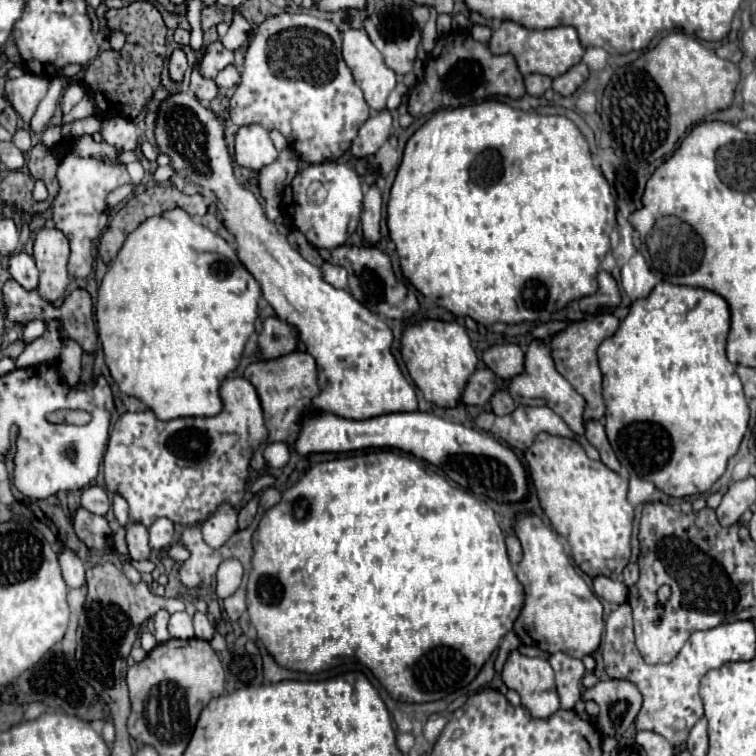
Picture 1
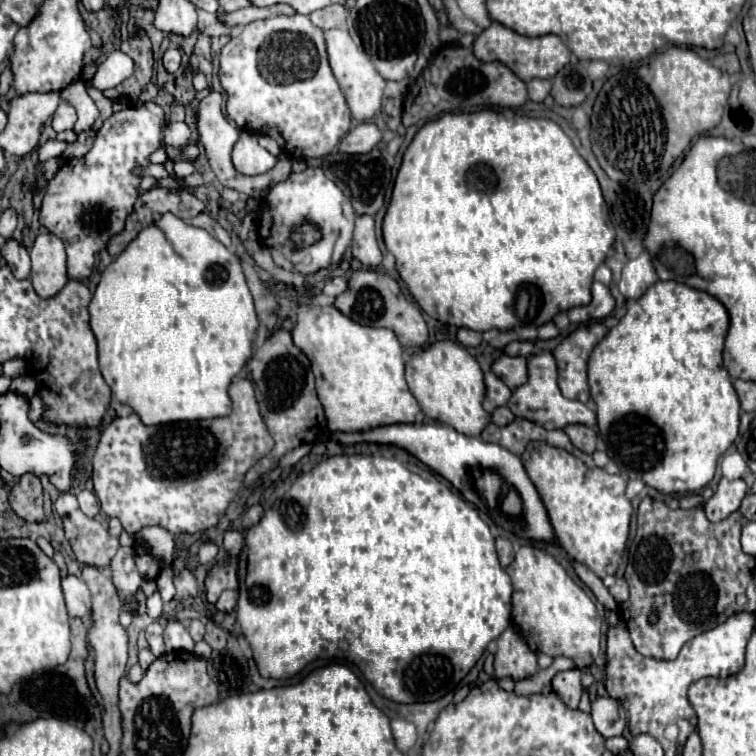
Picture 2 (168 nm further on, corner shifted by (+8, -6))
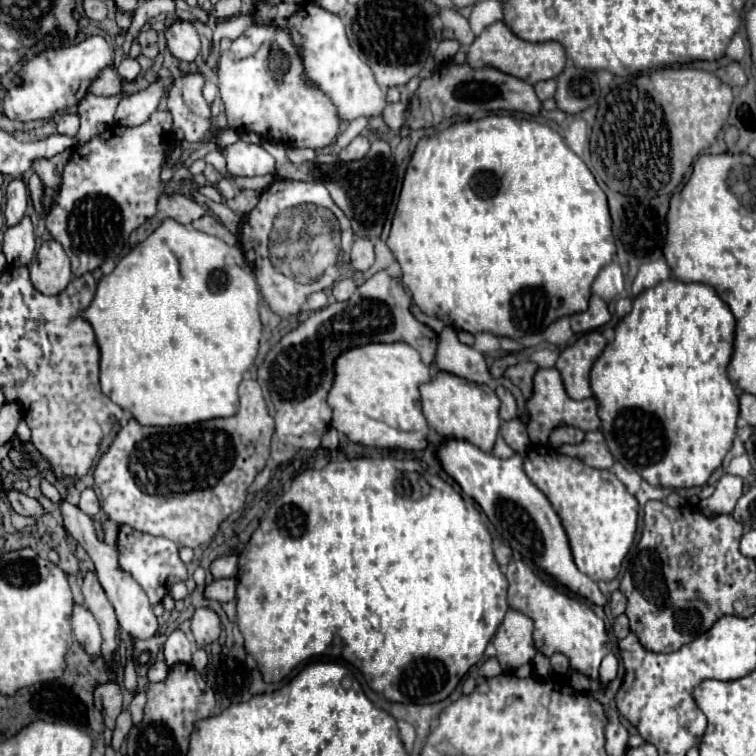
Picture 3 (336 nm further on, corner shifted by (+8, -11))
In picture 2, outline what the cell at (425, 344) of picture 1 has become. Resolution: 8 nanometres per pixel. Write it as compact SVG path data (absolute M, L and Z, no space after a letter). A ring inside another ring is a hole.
M442 340L414 354L406 364L406 382L430 420L448 424L468 436L480 436L484 426L492 422L492 416L482 408L486 394L484 374L468 350L456 342Z

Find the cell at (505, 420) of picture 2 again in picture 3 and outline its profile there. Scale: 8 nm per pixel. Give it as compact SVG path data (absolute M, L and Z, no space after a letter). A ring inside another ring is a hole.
M516 417L510 421L504 421L500 427L500 435L506 439L506 443L516 451L516 453L524 453L530 439L528 439L528 431L526 425Z

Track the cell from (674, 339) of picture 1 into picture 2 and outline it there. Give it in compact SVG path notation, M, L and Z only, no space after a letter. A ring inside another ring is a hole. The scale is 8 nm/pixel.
M658 280L638 300L628 300L626 308L626 316L604 336L588 360L588 382L606 452L624 476L640 478L664 494L698 492L712 480L718 458L738 436L740 402L730 374L722 366L728 312L708 292L674 280Z

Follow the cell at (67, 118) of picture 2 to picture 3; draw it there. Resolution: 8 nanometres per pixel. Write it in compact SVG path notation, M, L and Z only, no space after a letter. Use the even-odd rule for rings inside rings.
M64 113L64 115L60 115L60 119L58 119L58 133L60 133L60 135L74 137L74 135L78 133L78 127L80 127L78 115L74 115L74 113Z

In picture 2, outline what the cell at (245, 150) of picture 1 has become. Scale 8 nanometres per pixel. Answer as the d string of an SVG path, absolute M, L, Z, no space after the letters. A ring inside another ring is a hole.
M244 130L238 138L238 142L234 144L232 162L238 172L254 176L254 174L272 170L272 166L276 166L276 162L278 162L278 156L274 156L266 148L262 148L258 144L256 134Z

